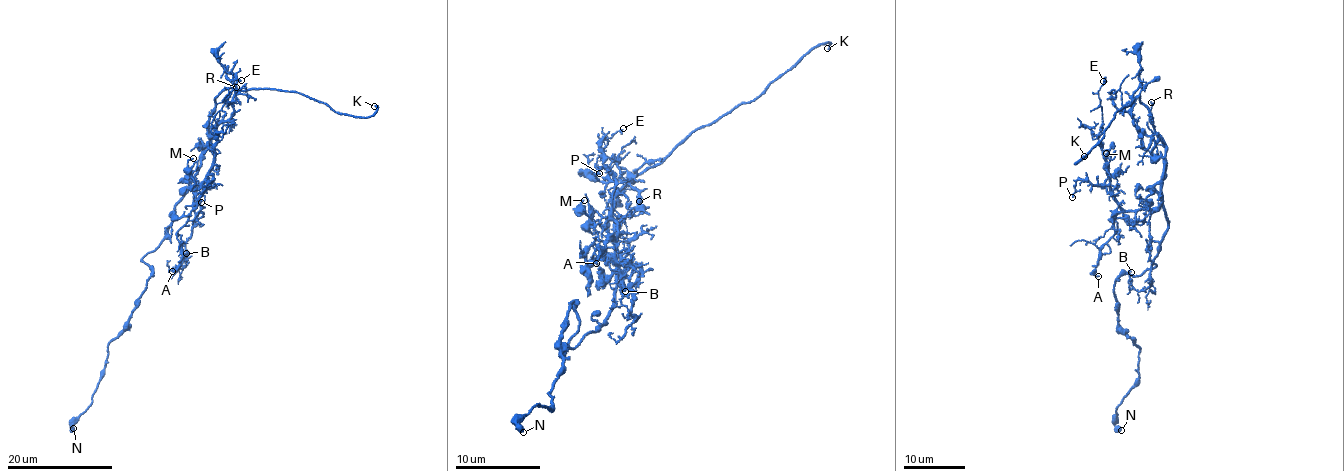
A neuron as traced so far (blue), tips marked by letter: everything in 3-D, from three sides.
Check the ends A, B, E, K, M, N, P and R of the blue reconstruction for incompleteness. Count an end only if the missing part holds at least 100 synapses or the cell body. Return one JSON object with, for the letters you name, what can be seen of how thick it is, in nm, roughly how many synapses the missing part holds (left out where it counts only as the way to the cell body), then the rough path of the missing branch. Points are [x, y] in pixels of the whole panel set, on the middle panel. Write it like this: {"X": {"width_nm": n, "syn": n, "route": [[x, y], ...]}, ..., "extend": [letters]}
{"K": {"width_nm": 280, "route": [[827, 48], [831, 49], [835, 41], [851, 33], [859, 38], [863, 33]]}, "extend": ["K"]}

